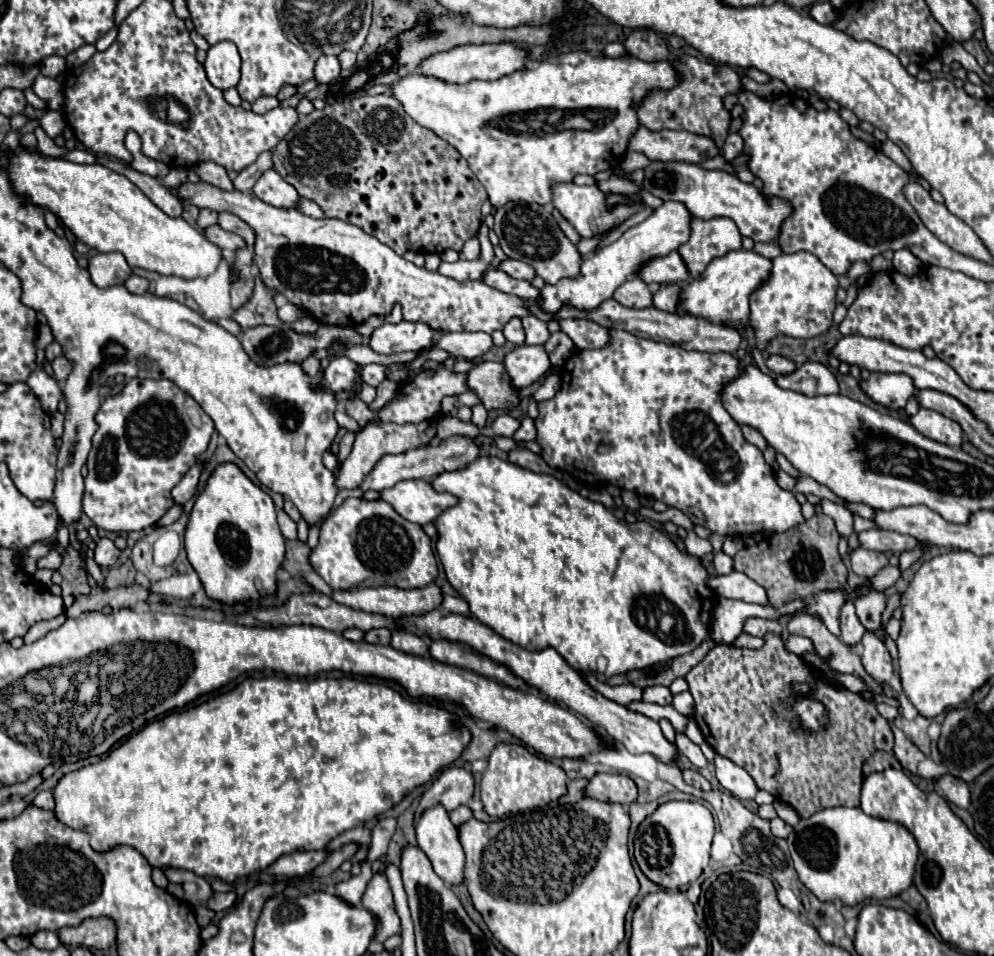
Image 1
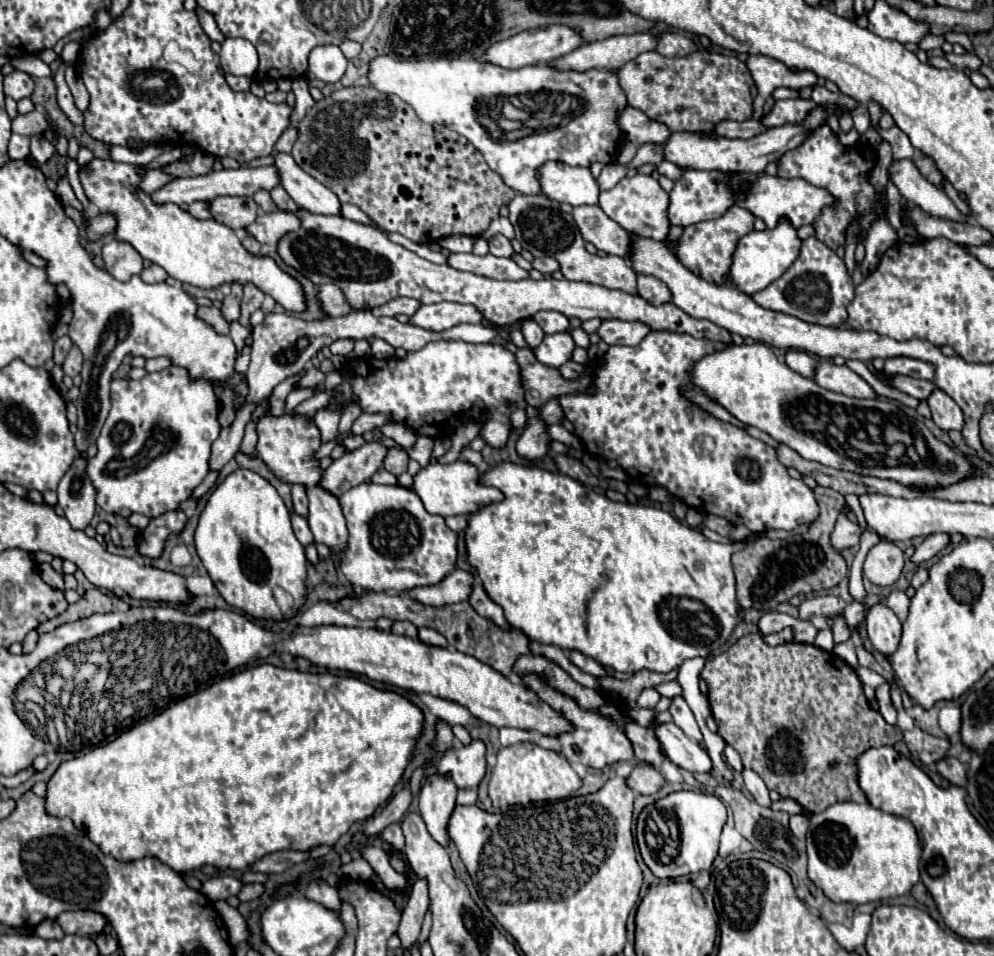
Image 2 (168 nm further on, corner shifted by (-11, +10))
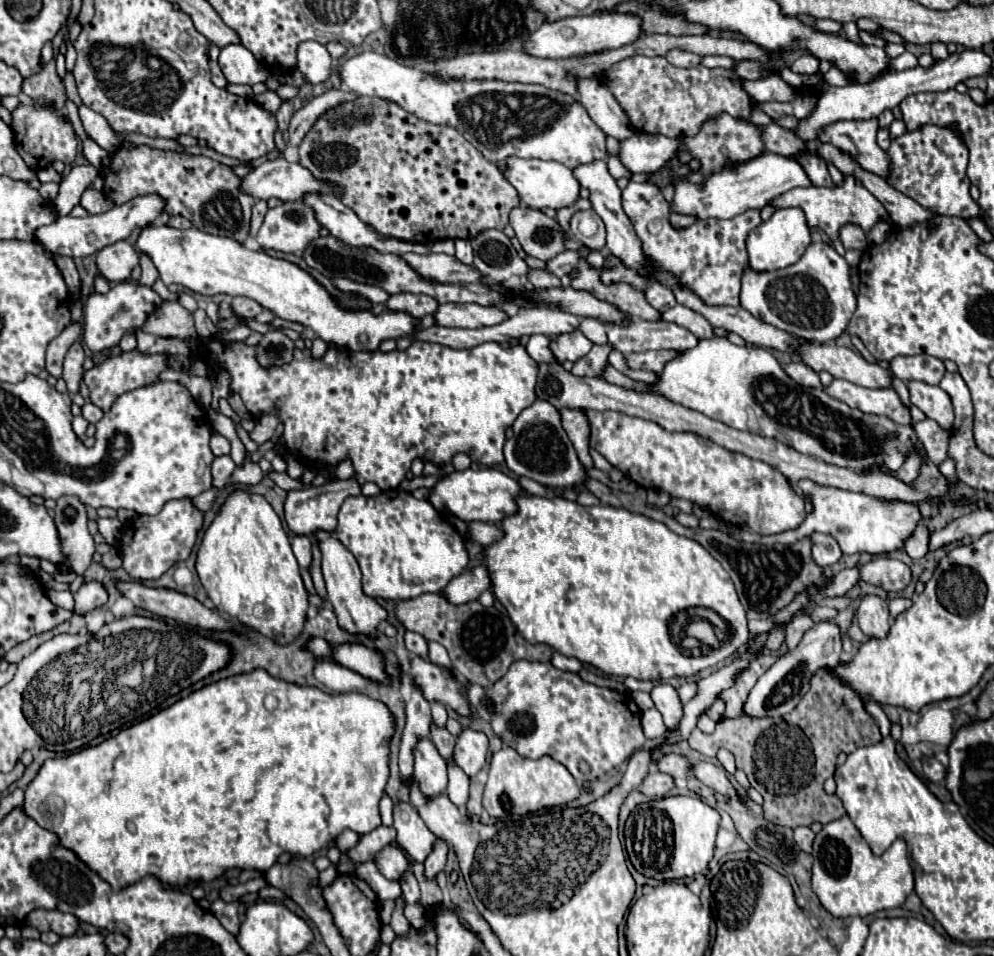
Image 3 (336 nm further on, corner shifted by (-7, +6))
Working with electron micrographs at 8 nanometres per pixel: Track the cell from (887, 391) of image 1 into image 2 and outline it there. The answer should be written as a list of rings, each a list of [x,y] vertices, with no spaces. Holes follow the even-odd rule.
[[[891,357],[885,361],[883,371],[887,375],[903,373],[903,375],[909,375],[915,379],[927,379],[927,381],[933,381],[933,375],[935,375],[935,367],[931,363],[921,359],[911,359],[911,357]]]

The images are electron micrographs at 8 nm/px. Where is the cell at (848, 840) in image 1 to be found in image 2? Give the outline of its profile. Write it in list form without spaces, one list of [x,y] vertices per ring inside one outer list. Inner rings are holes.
[[[835,803],[819,815],[811,815],[811,825],[807,831],[807,855],[809,855],[809,877],[811,881],[823,889],[823,893],[833,903],[871,903],[881,899],[899,897],[911,891],[911,887],[919,881],[919,859],[921,847],[915,827],[901,817],[883,813],[869,803]]]

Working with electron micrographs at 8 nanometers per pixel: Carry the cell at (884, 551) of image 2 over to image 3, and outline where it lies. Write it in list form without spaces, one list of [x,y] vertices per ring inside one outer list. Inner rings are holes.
[[[889,557],[871,559],[869,563],[859,567],[859,575],[861,575],[861,581],[877,585],[889,593],[903,591],[907,587],[907,583],[911,581],[909,567],[905,563],[901,563],[897,559],[889,559]]]

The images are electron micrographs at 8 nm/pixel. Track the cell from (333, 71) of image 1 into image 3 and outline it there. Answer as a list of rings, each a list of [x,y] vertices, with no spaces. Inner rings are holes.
[[[303,41],[297,49],[297,69],[303,73],[305,83],[325,83],[331,77],[333,59],[325,45],[317,41]]]

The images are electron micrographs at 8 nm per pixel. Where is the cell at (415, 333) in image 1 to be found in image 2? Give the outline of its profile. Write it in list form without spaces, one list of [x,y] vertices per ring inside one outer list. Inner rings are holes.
[[[433,303],[421,305],[421,309],[411,317],[411,323],[431,331],[451,329],[459,323],[483,323],[485,317],[473,307],[463,303]]]

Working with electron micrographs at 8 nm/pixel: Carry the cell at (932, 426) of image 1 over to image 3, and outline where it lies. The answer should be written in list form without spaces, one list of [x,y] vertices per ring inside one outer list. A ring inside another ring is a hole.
[[[909,381],[911,403],[917,405],[929,419],[937,421],[945,431],[953,425],[953,405],[949,395],[941,387],[927,385],[923,381]]]

